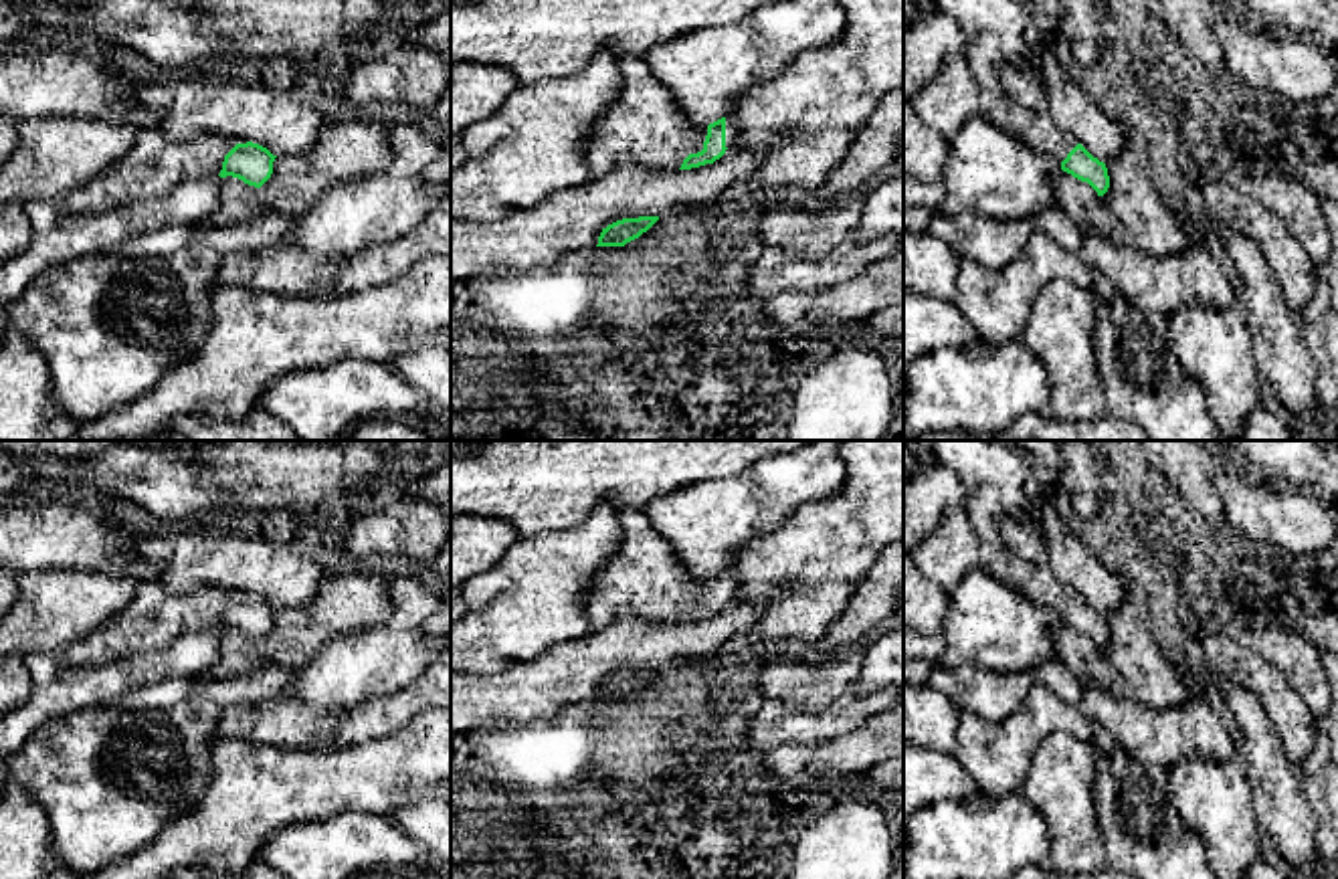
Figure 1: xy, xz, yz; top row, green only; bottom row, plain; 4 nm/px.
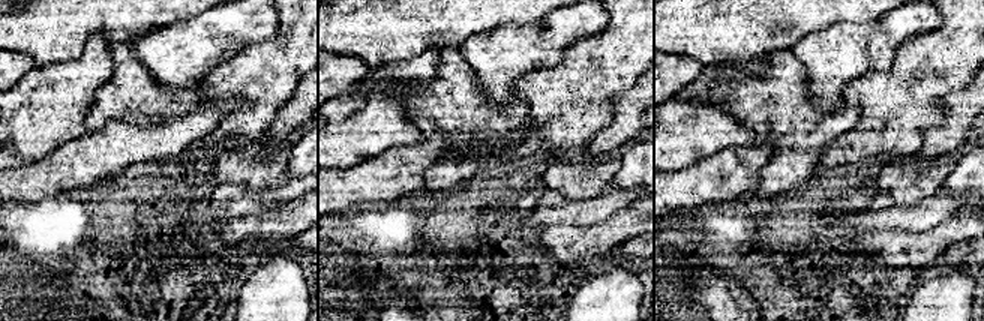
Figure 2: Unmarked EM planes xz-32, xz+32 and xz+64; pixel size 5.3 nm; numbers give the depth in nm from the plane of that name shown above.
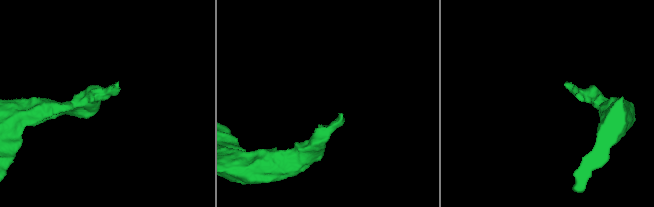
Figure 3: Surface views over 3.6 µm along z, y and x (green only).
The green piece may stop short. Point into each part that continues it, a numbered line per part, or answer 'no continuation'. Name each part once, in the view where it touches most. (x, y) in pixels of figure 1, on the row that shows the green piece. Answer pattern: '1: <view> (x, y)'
1: xz (645, 126)

